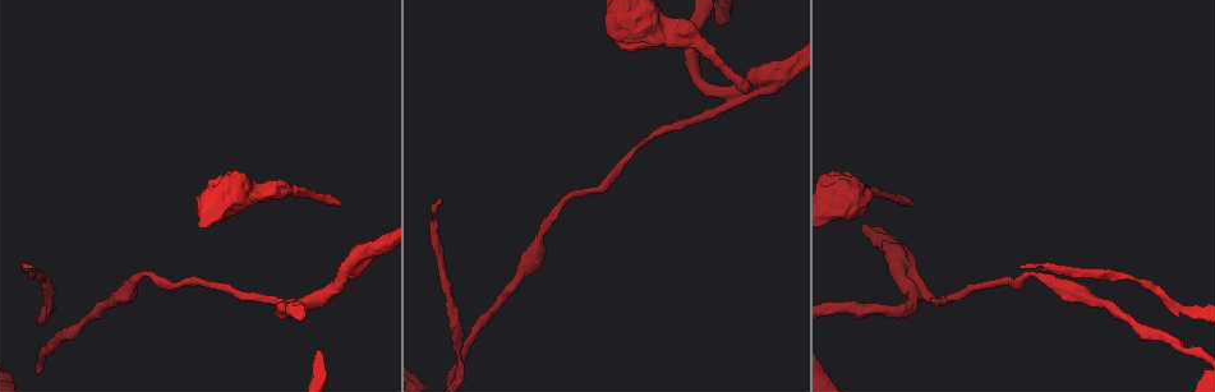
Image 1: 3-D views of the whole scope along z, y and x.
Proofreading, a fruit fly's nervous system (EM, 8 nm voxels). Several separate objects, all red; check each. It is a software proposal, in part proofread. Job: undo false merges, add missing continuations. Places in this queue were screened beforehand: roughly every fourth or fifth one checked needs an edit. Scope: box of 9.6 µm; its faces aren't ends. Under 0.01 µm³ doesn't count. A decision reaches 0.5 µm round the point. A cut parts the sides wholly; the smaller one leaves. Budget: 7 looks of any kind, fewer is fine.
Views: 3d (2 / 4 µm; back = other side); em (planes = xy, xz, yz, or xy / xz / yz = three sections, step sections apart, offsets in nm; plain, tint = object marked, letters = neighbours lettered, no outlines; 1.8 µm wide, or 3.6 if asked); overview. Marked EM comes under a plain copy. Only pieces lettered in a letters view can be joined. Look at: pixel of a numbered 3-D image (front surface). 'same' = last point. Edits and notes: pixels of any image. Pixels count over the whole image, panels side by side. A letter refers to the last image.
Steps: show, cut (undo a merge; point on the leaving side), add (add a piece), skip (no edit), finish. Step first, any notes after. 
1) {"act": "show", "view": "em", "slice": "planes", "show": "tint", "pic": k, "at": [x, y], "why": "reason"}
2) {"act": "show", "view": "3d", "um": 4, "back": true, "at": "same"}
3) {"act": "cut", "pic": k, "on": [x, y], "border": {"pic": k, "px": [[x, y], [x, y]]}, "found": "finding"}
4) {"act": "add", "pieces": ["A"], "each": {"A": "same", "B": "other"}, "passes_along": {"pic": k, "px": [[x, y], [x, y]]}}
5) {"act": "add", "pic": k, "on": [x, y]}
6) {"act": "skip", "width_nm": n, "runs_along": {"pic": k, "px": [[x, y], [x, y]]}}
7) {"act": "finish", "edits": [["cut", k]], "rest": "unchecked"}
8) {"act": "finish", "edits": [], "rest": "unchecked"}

{"act": "show", "view": "em", "slice": "xz", "step": 4, "show": "tint", "pic": 1, "at": [914, 203], "why": "end of a long branch"}

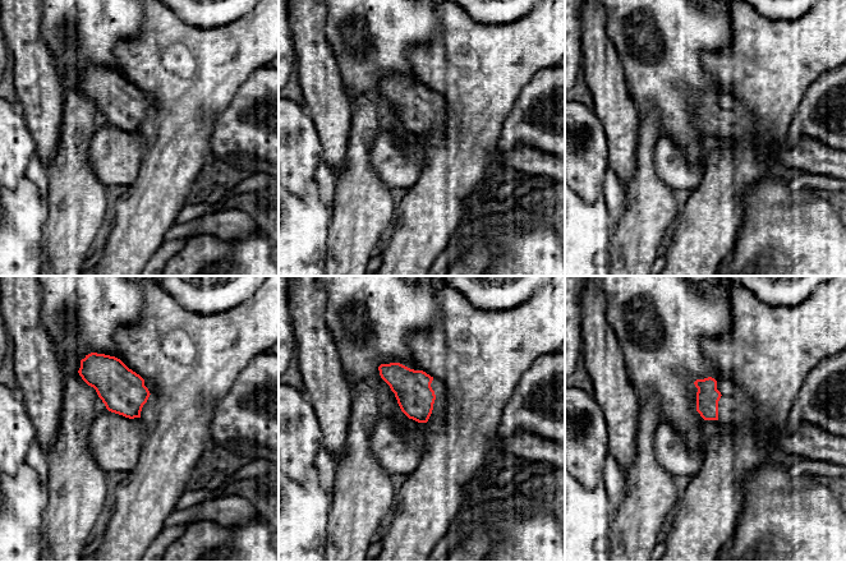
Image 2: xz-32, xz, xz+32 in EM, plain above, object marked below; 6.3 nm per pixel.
{"act": "show", "view": "em", "slice": "planes", "show": "letters", "at": "same", "why": "cut it another way"}

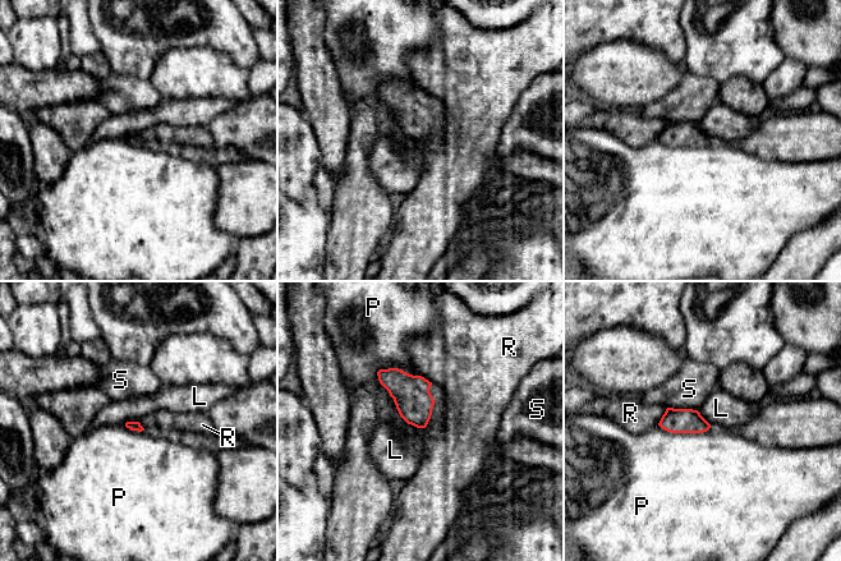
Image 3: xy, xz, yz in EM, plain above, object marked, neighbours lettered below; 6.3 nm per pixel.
{"act": "skip", "each": {"L": "other", "P": "other", "R": "other", "S": "other"}, "found": "no lettered piece goes on from it"}

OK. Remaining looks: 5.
{"act": "show", "view": "3d", "um": 2, "pic": 1, "at": [727, 97]}

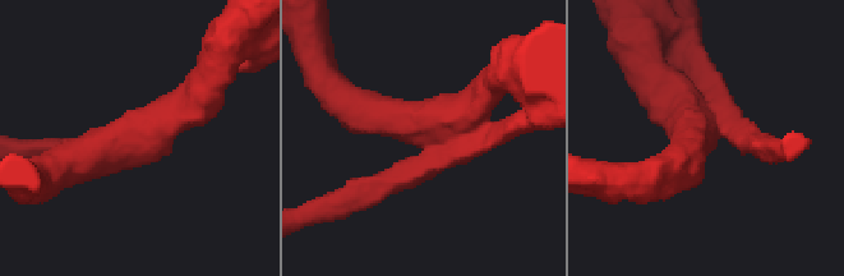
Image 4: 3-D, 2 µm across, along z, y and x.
{"act": "show", "view": "em", "slice": "planes", "show": "letters", "pic": 4, "at": [135, 131]}

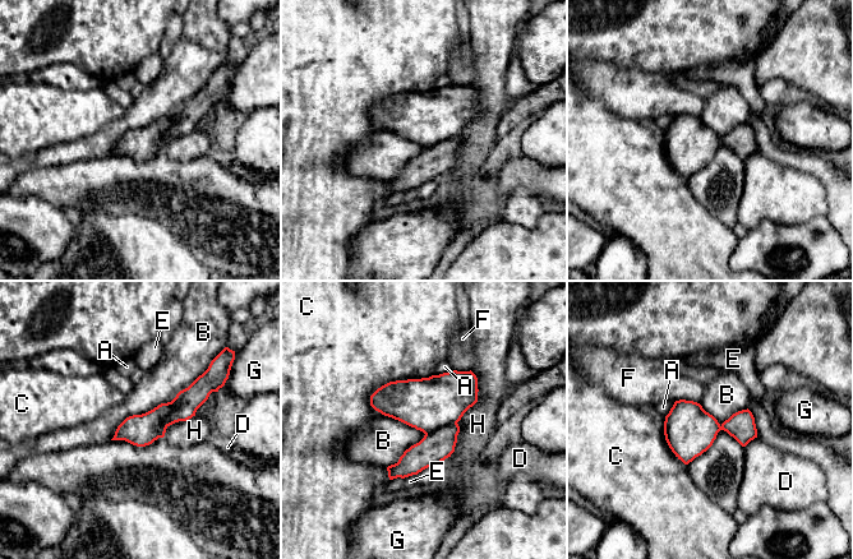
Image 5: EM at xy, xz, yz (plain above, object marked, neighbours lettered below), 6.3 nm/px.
{"act": "skip", "each": {"A": "other", "B": "other", "C": "other", "D": "other", "E": "other", "F": "other", "G": "other", "H": "other"}, "border": {"pic": 5, "px": [[207, 368], [110, 439]]}, "found": "all the same cell"}

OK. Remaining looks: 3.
{"act": "show", "view": "3d", "um": 4, "pic": 1, "at": [29, 265], "why": "thin end"}

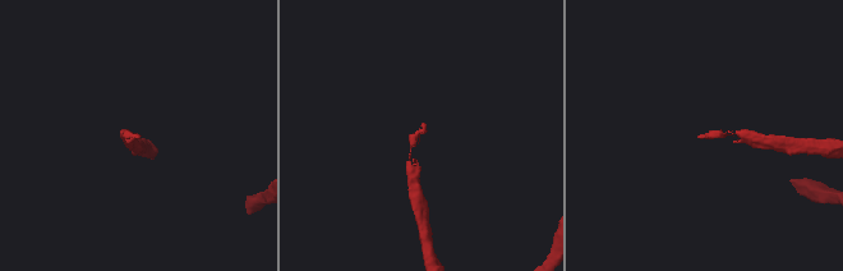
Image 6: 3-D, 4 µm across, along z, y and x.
{"act": "show", "view": "em", "slice": "xy", "step": 16, "show": "letters", "pic": 6, "at": [702, 136], "why": "need the tissue"}

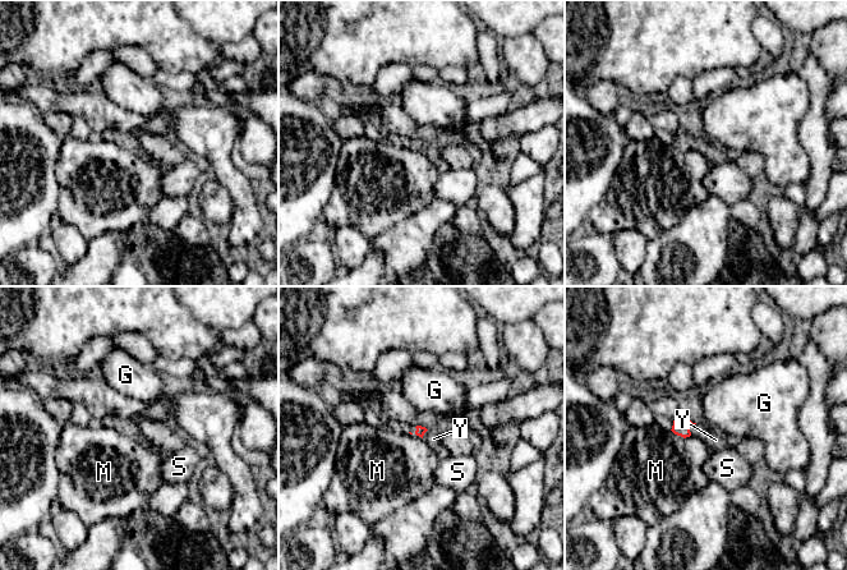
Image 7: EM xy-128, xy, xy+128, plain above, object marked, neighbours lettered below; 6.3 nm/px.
{"act": "add", "pieces": ["Y"], "longest_contact_nm": ["M", 130], "each": {"G": "other", "M": "other", "S": "other", "Y": "same"}, "passes_along": {"pic": 7, "px": [[681, 427], [689, 428], [716, 440]]}, "found": "it goes on there"}

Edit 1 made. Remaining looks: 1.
{"act": "finish", "edits": [["add", 7]], "rest": "unchecked"}

